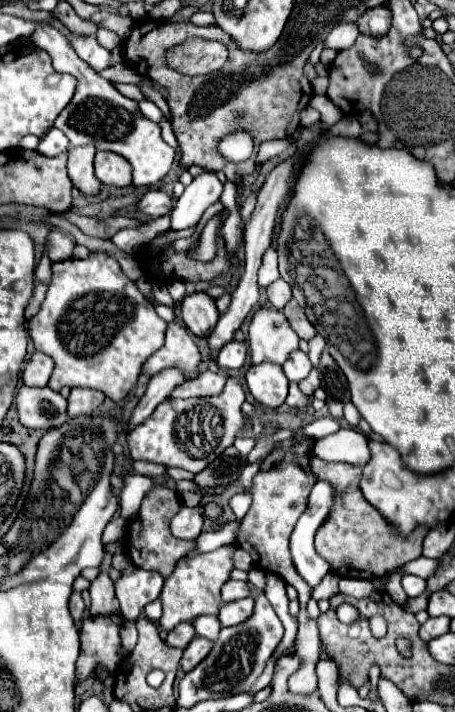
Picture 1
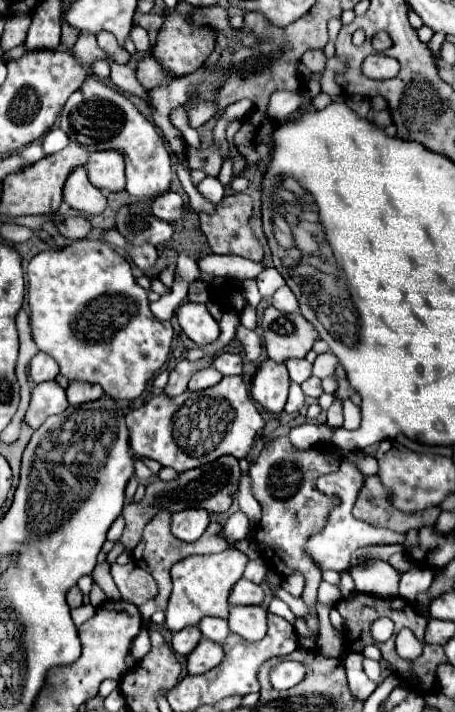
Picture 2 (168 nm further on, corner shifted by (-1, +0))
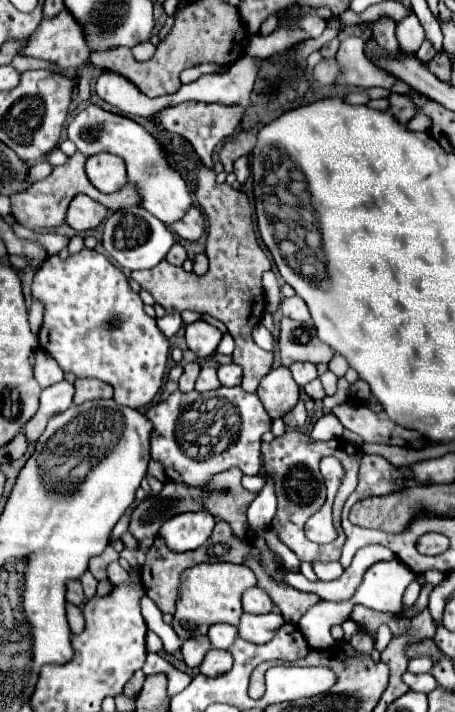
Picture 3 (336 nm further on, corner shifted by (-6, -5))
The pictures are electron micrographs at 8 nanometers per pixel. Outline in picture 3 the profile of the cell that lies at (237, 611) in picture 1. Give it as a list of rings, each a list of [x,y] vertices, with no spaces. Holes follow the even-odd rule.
[[[244,613],[238,625],[238,633],[242,639],[250,643],[266,643],[274,637],[274,633],[282,625],[284,625],[284,617],[278,613],[268,613],[268,615]]]

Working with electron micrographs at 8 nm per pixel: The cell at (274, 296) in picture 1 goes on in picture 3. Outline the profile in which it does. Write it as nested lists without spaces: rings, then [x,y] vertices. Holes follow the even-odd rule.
[[[296,295],[290,297],[290,299],[282,299],[280,309],[286,317],[290,317],[294,321],[308,321],[310,319],[310,311],[308,311],[306,303],[302,299],[298,299]]]

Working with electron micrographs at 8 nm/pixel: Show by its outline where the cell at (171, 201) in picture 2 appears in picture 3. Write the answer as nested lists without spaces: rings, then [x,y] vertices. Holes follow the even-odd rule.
[[[192,207],[182,221],[178,221],[174,227],[172,227],[178,237],[186,239],[186,241],[198,241],[204,233],[204,217],[202,217],[202,211],[198,207]]]

